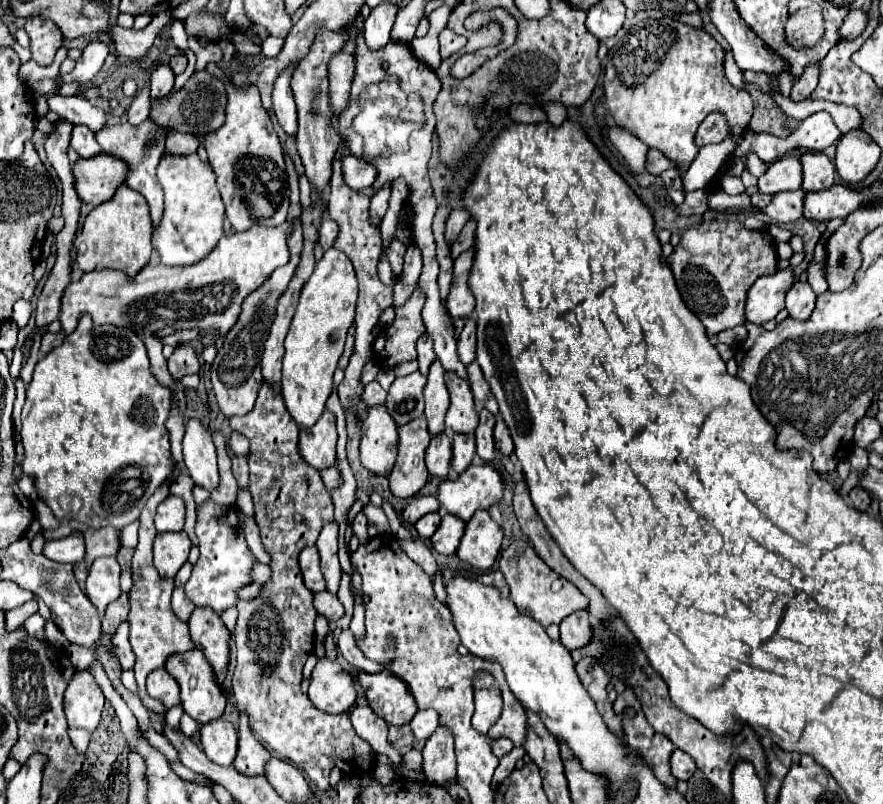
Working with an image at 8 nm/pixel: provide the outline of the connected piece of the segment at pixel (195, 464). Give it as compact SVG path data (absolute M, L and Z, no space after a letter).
M198 419L186 421L184 435L184 463L194 483L206 491L214 491L220 485L220 473L216 463L216 447L212 433L200 425Z

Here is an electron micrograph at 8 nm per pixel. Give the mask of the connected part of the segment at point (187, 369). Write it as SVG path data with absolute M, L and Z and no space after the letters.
M190 345L176 347L176 351L168 359L168 371L176 379L180 379L184 375L190 375L190 373L198 373L200 371L200 361L198 361L196 351Z

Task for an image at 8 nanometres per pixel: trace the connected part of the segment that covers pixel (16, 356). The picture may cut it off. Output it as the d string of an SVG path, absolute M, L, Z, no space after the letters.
M18 347L18 349L14 349L13 358L10 364L10 375L16 382L17 378L20 375L20 370L22 368L23 359L24 359L24 347Z

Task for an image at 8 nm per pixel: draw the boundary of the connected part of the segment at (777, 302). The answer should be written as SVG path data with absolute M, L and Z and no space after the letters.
M778 269L776 275L760 277L754 287L750 287L746 297L746 321L754 325L764 325L774 319L784 307L786 291L792 287L794 273L792 269Z

